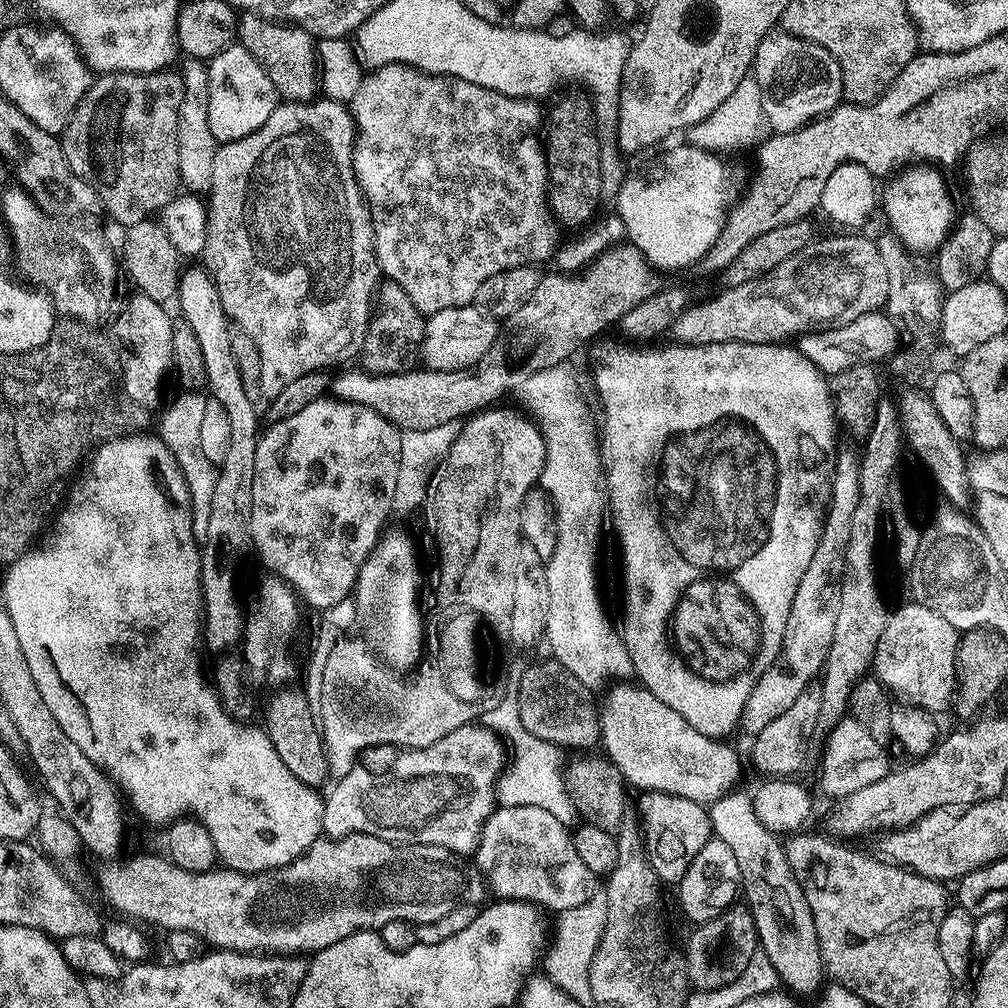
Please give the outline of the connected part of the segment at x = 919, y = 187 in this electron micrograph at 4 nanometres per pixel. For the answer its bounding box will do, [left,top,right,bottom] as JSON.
[882,170,954,250]

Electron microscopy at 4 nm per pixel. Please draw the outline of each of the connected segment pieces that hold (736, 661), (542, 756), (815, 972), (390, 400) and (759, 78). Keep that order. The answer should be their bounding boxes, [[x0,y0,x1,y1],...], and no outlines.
[[591,340,838,738],[482,690,577,826],[708,791,826,997],[331,246,658,430],[754,30,844,133]]

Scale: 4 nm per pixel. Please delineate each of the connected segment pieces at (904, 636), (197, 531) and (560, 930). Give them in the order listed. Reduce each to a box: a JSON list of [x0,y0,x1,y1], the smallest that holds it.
[[871,602,961,714],[160,393,218,544],[544,894,608,1006]]

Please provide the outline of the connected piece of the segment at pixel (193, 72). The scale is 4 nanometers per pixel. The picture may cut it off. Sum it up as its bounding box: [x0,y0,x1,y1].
[178,59,218,194]

